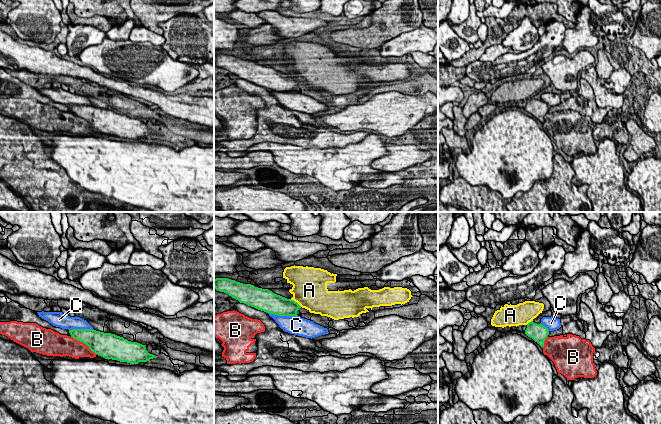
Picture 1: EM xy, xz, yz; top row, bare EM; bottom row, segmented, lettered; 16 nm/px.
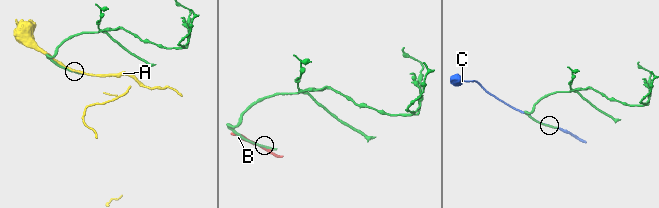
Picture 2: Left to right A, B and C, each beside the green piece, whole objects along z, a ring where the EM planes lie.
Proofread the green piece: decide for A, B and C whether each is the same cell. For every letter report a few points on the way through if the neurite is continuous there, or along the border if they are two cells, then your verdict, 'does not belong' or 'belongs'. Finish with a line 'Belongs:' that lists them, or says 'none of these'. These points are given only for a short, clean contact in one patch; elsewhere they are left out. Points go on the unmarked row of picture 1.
A: does not belong
B: does not belong
C: belongs
Belongs: C

